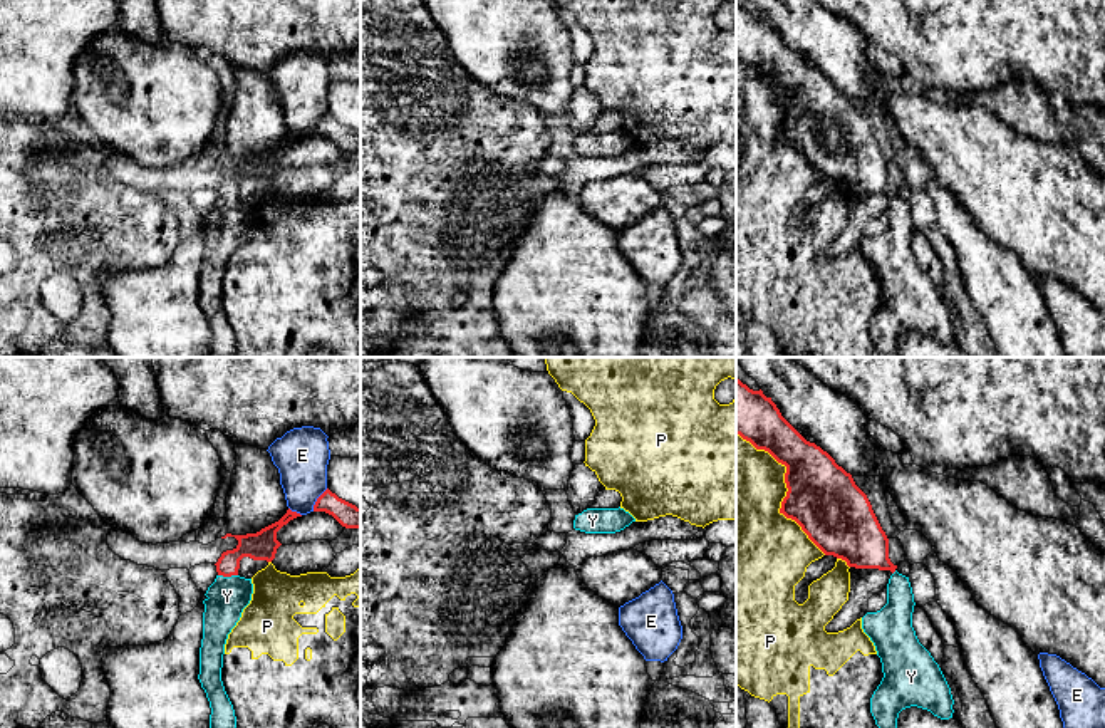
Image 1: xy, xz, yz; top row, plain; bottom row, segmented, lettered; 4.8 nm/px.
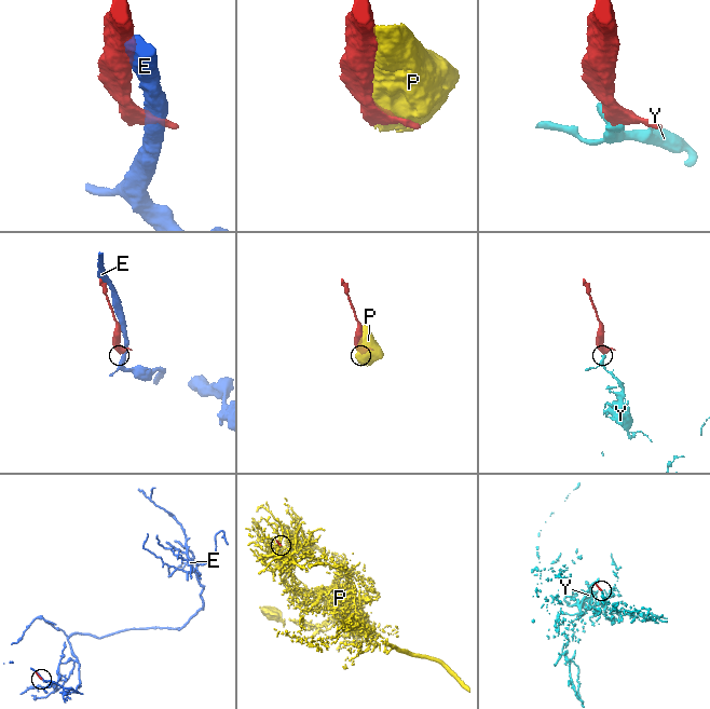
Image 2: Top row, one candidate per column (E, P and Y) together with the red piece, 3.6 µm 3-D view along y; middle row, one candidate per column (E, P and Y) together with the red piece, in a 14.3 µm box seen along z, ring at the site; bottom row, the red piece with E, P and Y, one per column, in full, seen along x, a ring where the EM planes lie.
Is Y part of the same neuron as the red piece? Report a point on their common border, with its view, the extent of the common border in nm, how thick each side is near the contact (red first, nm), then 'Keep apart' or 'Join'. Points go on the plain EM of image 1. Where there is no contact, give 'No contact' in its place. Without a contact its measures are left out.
Touches red at xy (228, 200). Shared border 100 nm. Thickness 140 nm (red) against 190 nm. Join

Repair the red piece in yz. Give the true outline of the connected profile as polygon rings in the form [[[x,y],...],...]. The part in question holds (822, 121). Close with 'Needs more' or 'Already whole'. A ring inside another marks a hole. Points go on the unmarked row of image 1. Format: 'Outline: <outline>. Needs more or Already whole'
Outline: [[[736,2],[736,59],[756,74],[768,75],[786,91],[786,121],[780,138],[795,144],[808,163],[825,178],[855,193],[890,195],[887,228],[862,242],[862,253],[875,270],[884,302],[870,322],[870,337],[882,357],[897,357],[899,337],[917,330],[941,344],[952,342],[951,312],[931,277],[919,267],[912,252],[914,218],[909,201],[899,198],[889,183],[889,163],[882,154],[867,119],[850,97],[815,67],[807,65],[780,37],[771,22],[753,15]]]. Needs more

